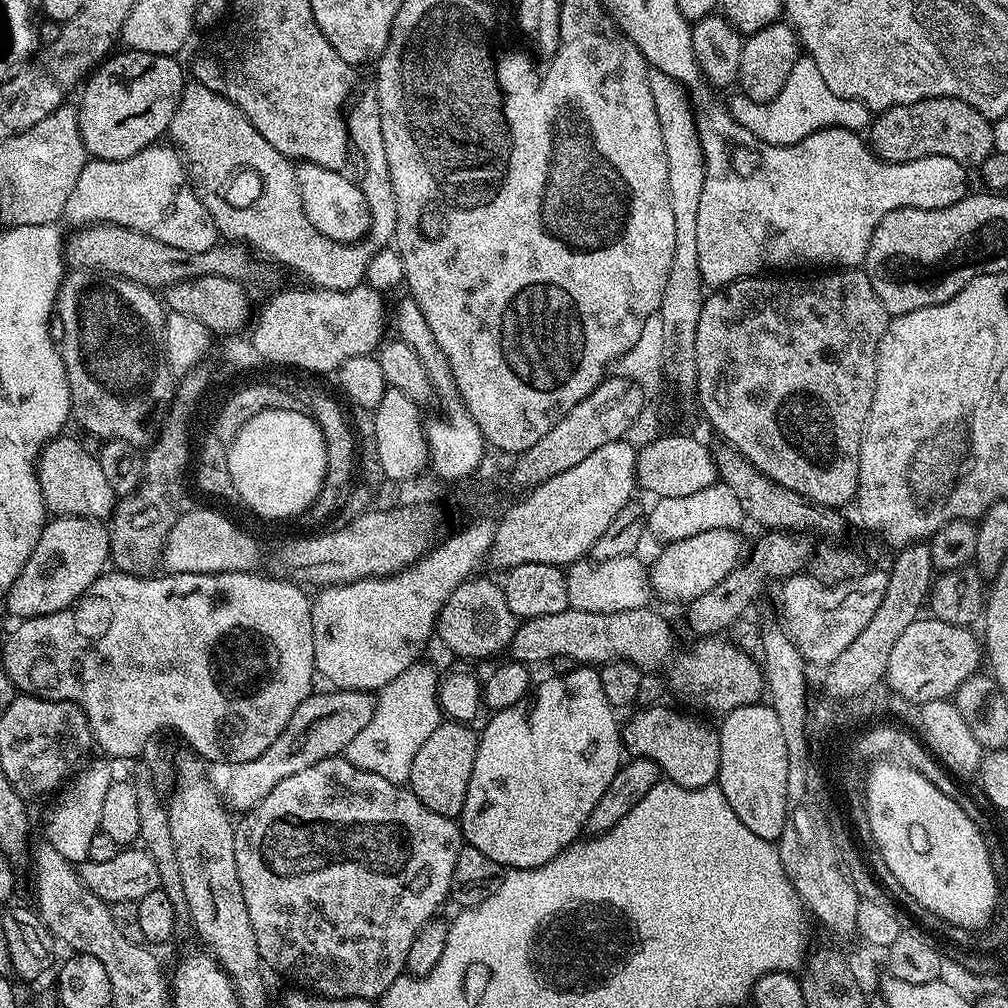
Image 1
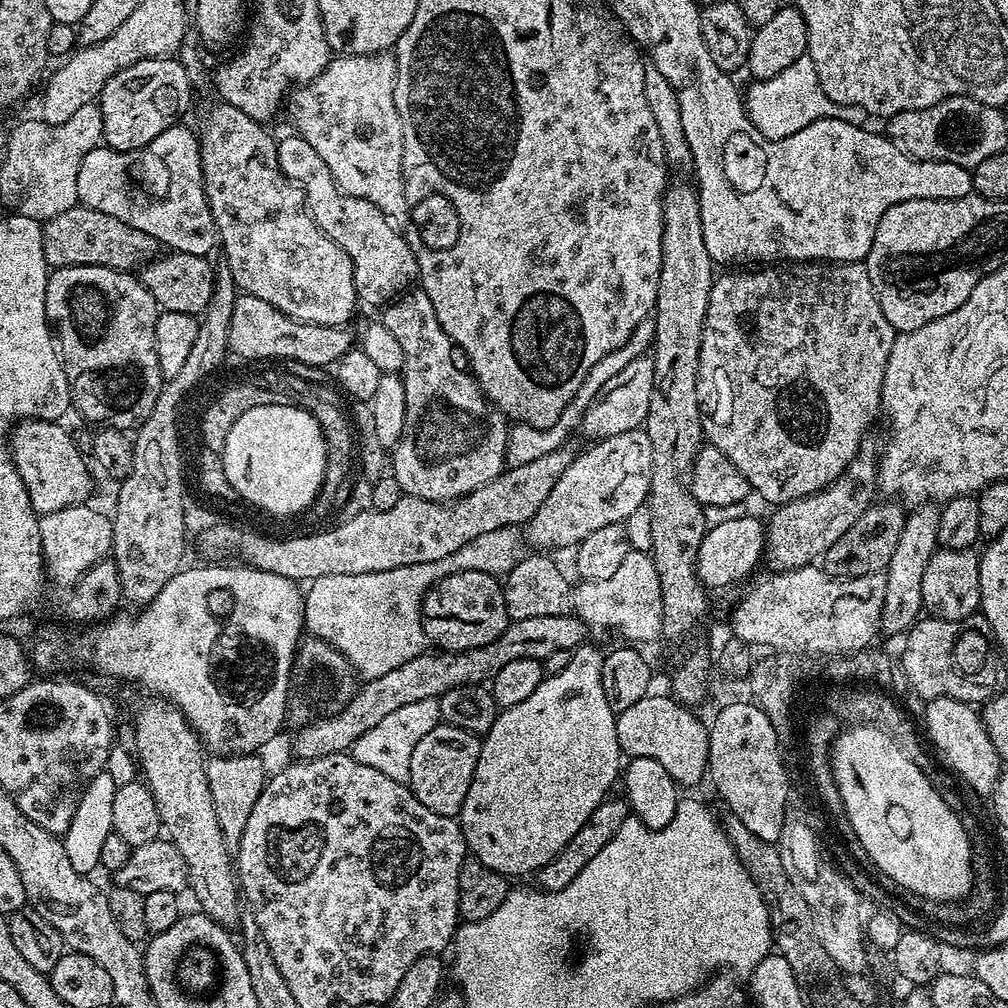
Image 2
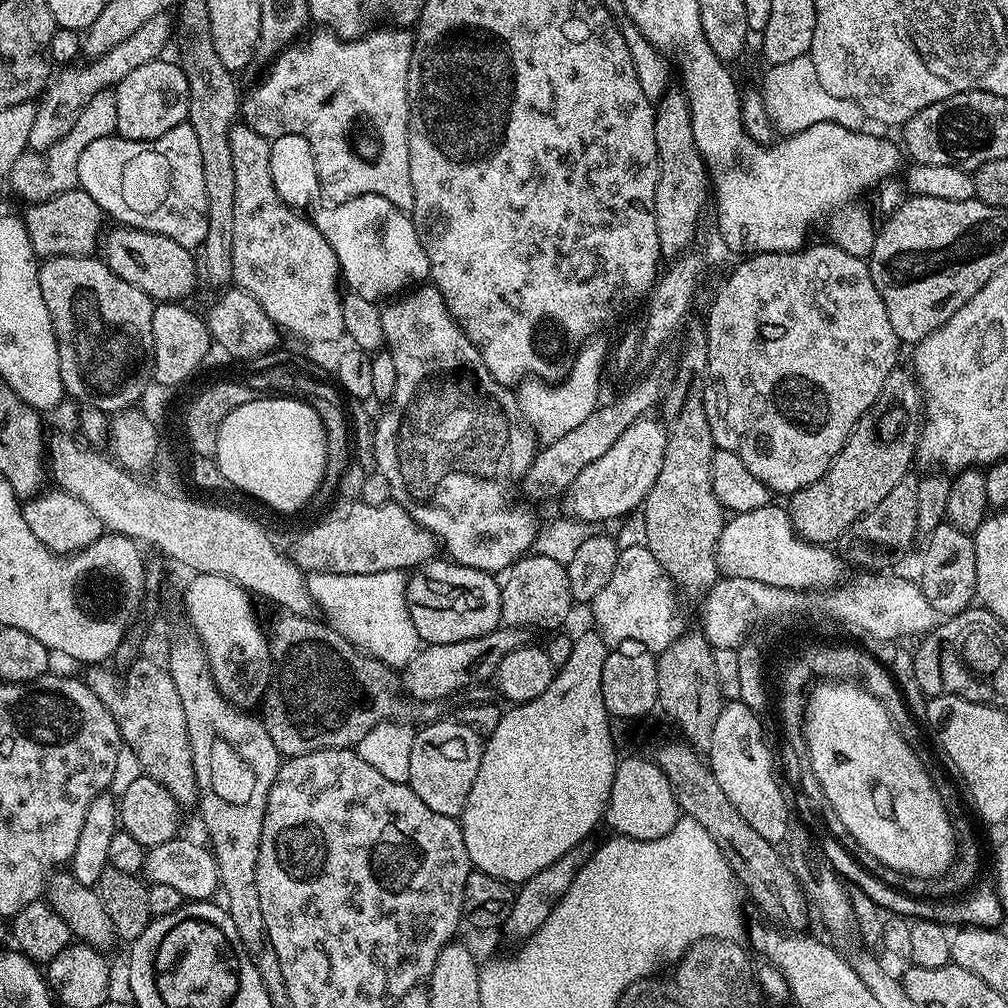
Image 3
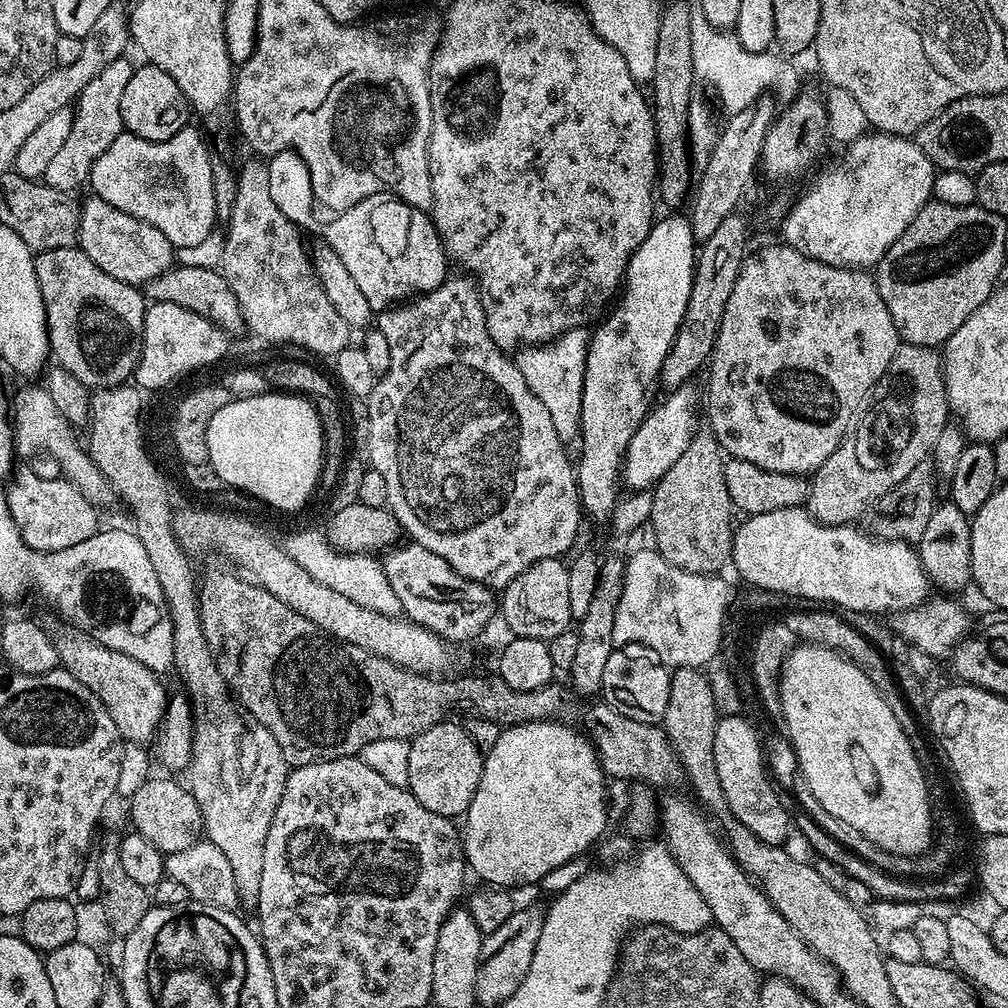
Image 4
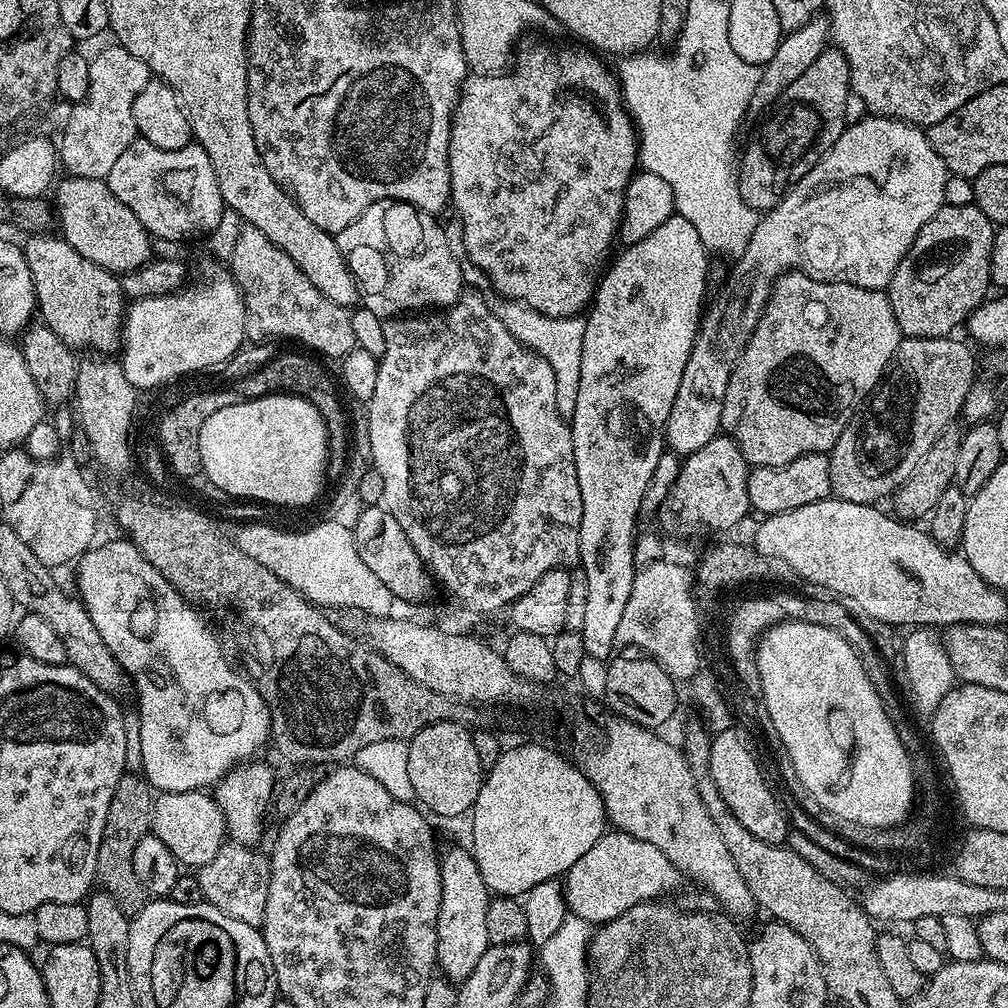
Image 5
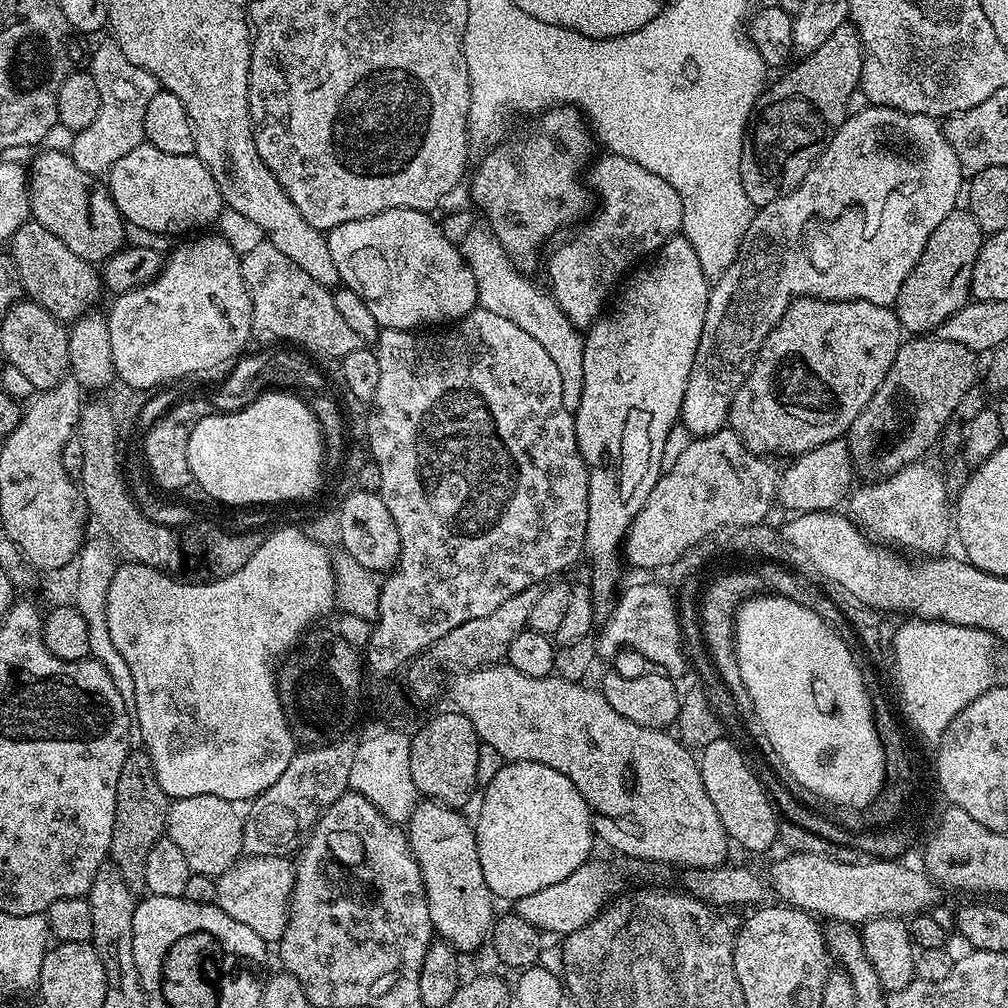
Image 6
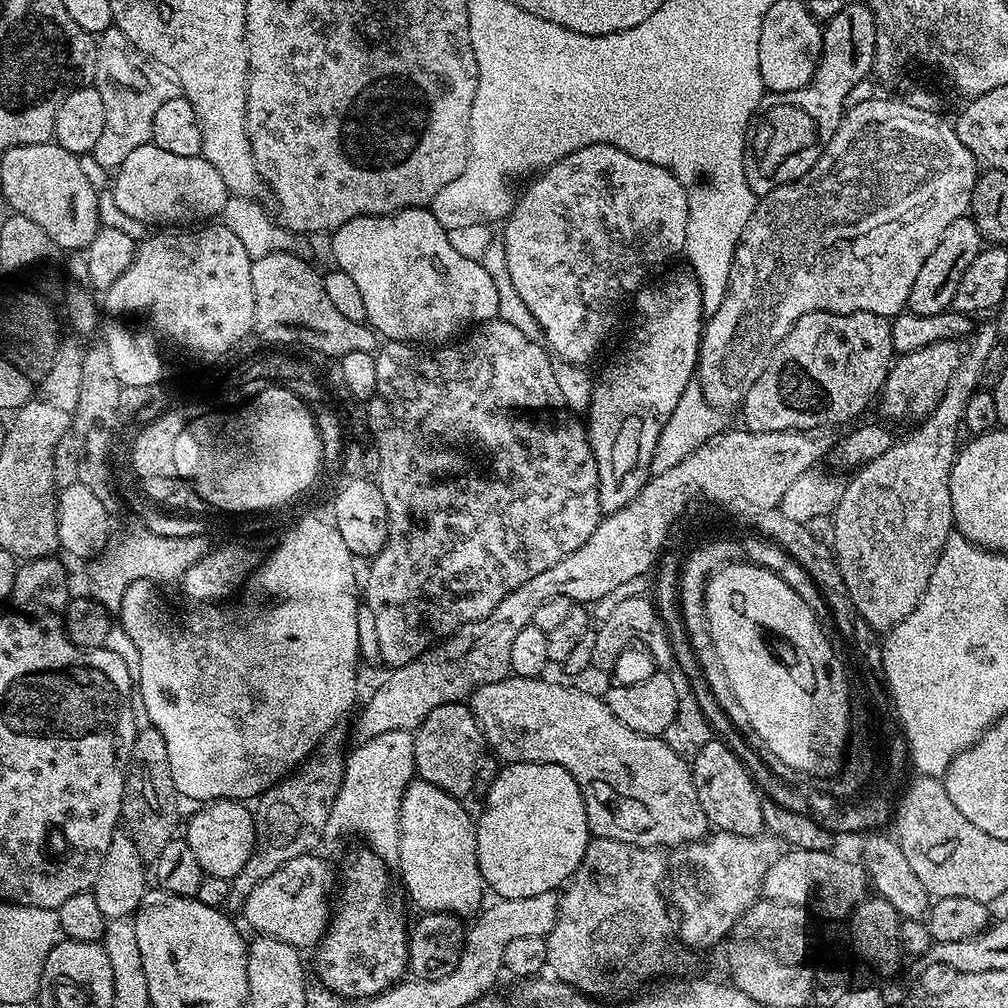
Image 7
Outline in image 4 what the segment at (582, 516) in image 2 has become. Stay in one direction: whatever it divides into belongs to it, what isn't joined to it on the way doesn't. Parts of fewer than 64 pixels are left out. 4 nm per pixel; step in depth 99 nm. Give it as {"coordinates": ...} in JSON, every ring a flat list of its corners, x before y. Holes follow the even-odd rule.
{"coordinates":[[695,383,683,384,681,388,673,389,668,398,657,403,649,411,648,416,640,424,640,429,632,436,628,444,628,454,624,458,622,480,628,484,633,493,642,492,659,485,660,479,666,475,682,458,682,454,690,446,698,431,696,424,696,407,701,407,702,396,696,393]]}

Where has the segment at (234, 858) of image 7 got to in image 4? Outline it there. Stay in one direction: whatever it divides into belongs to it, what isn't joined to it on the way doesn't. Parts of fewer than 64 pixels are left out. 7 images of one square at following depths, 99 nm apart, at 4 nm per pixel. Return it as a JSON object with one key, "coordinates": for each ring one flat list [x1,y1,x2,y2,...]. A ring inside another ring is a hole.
{"coordinates":[[150,778,134,791,130,798,132,804,131,827,142,838,147,838,158,846,158,850,165,854,186,850,186,846,194,846,204,831,202,810,198,810,198,802,194,802,194,794,179,779,156,780]]}

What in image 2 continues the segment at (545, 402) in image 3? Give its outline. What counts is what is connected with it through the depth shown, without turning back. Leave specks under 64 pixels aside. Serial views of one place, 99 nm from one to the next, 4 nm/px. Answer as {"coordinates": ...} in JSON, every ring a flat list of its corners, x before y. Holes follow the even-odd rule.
{"coordinates":[[649,318,638,322,638,326,634,326,634,334,630,334,630,338,626,338,624,345,618,350,610,350,610,354,606,354,606,358,602,358,602,362,594,362,590,374,586,374,586,382,582,382,582,386,576,391,574,398,562,410,562,414,552,426,549,428,535,428,529,424,517,423,508,433,507,467,522,466,528,460,542,458,542,454,550,454,550,450,558,450,565,447,567,440,564,439,567,438,568,431,571,428,575,429,579,425,586,406,590,406,590,402,594,400,598,390,602,390,602,386,606,386,606,382,610,382,610,378,614,378,614,374,618,374,618,370,623,370,624,367,630,366,630,362,634,362,634,358,645,355,651,349,655,338,655,319]]}

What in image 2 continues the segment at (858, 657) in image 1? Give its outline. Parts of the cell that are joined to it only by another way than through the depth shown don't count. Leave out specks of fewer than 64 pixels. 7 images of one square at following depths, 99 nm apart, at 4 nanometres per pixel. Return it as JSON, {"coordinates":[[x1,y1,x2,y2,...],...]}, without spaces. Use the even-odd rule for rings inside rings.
{"coordinates":[[935,503,917,504,905,515,902,535,898,538,898,547,886,569,886,598,884,599,884,614,880,618,880,627,886,633,907,633,908,629,916,623,924,607,922,598,922,578,927,563,938,545,938,522,940,521,940,508]]}

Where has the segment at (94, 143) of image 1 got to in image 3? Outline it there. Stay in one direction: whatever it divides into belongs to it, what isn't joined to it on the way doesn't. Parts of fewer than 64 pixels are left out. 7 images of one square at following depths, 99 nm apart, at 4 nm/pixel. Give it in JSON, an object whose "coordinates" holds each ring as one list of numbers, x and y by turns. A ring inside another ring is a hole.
{"coordinates":[[168,58,151,60,146,66,138,66,138,70,130,70,114,91,118,102,116,132,127,140,157,140,166,130,187,121,188,79,179,63,171,64]]}

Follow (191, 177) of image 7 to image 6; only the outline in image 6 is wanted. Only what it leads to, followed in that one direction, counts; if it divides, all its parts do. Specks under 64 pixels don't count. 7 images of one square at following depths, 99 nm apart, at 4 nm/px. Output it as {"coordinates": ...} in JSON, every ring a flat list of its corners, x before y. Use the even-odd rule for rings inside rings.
{"coordinates":[[147,142,139,144,134,150,130,150,130,154,126,154,126,158,118,158,118,162,114,162,112,169,106,174,106,187,108,192,114,198,114,202,118,206,120,215,124,217,129,225,132,224,136,228,141,228,144,232,161,232,164,236,176,236,179,232,188,232,184,234,192,234,197,230,204,230,208,224,208,188,210,192,210,181,208,179,208,171,203,162,195,156,179,156,178,154,166,154,162,150,158,150,154,145]]}

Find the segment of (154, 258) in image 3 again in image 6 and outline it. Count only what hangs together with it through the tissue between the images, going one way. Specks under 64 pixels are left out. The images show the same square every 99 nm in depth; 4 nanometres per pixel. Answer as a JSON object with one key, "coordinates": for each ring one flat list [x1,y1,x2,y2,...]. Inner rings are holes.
{"coordinates":[[67,151,40,152,33,158,32,168,28,172,31,219,46,226,58,242,66,242,78,258,87,260,93,266,109,260,119,248,125,247,126,221,120,215,114,198,97,177,81,170]]}

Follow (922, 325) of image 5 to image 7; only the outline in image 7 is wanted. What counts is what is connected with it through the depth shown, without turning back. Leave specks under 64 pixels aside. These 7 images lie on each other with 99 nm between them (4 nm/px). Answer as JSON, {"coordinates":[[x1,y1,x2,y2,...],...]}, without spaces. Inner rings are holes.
{"coordinates":[[971,215,950,222,950,226,946,226,946,234,938,238,934,254,930,254,926,262,922,262,922,270,918,270,918,278,914,278,914,290,910,290,907,311,919,316,949,311,958,290,958,282,962,282,962,274,966,274,970,262,974,262,974,258,978,258,981,251,982,237]]}

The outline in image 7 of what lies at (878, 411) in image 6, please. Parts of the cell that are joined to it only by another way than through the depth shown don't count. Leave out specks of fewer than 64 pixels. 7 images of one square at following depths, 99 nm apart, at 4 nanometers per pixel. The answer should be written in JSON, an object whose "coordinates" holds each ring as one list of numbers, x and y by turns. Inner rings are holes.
{"coordinates":[[957,339,946,342,934,342,910,354,899,355,888,371,887,380,878,397,881,412,885,419,920,421,934,410,941,400,954,370,961,365,964,348]]}

